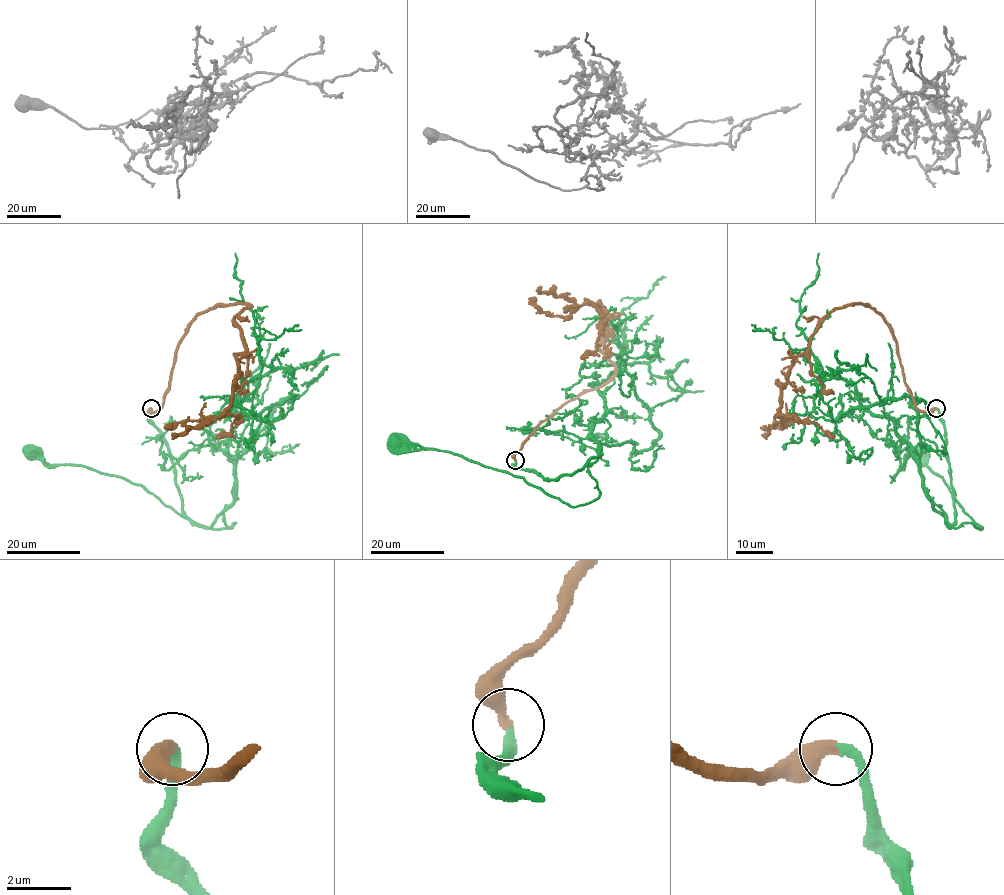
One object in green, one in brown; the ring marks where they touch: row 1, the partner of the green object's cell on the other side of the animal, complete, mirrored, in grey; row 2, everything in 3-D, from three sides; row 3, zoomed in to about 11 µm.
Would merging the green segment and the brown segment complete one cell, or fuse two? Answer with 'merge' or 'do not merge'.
merge

